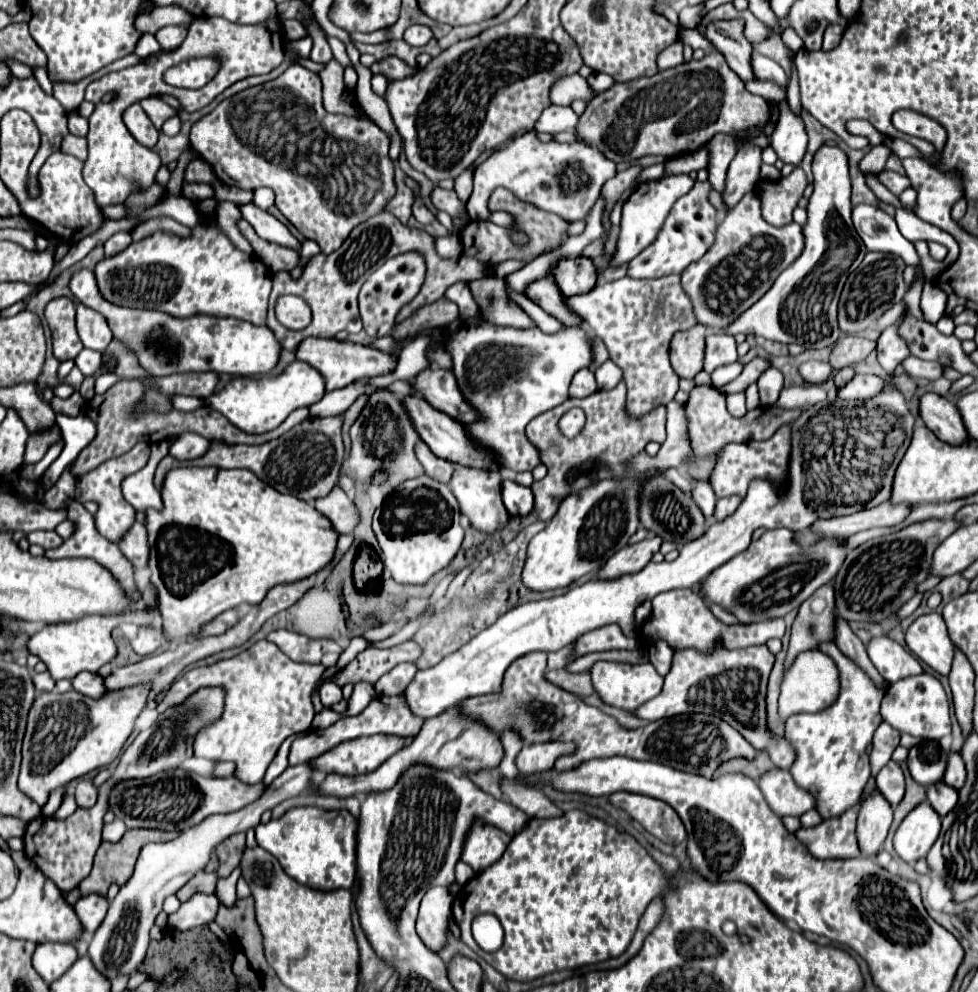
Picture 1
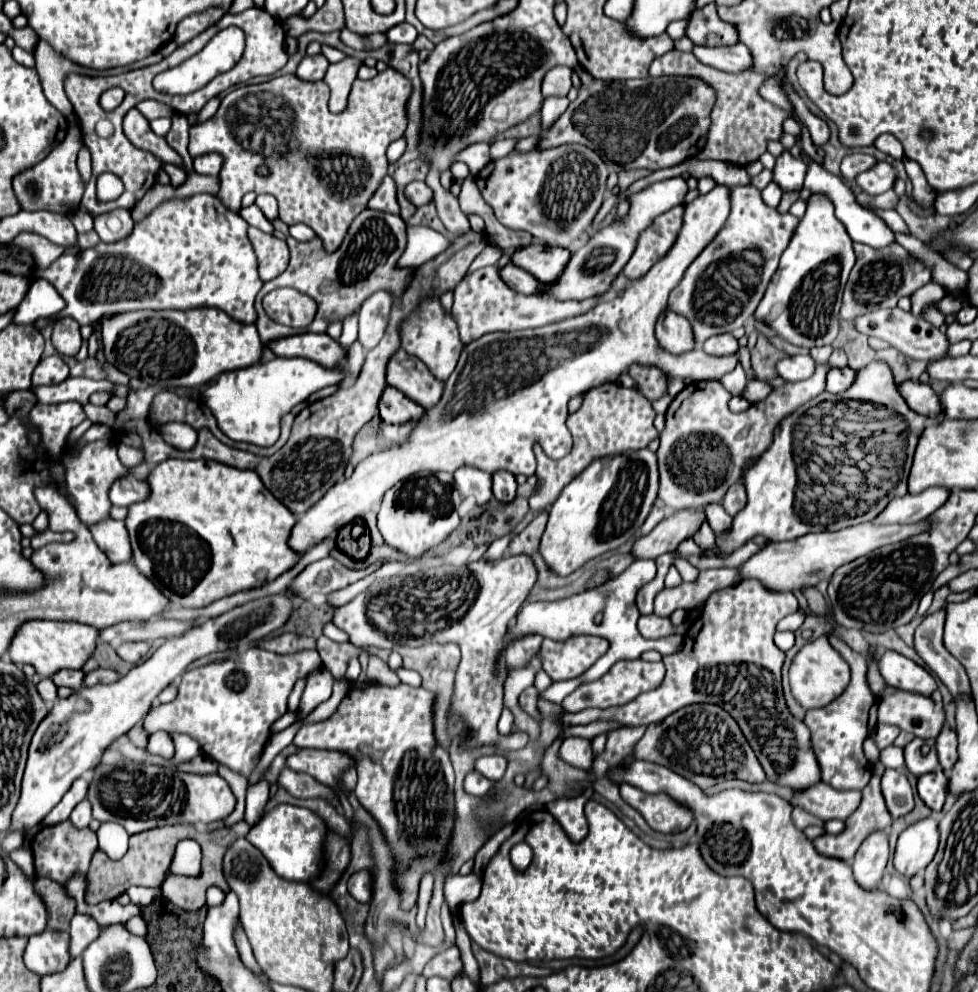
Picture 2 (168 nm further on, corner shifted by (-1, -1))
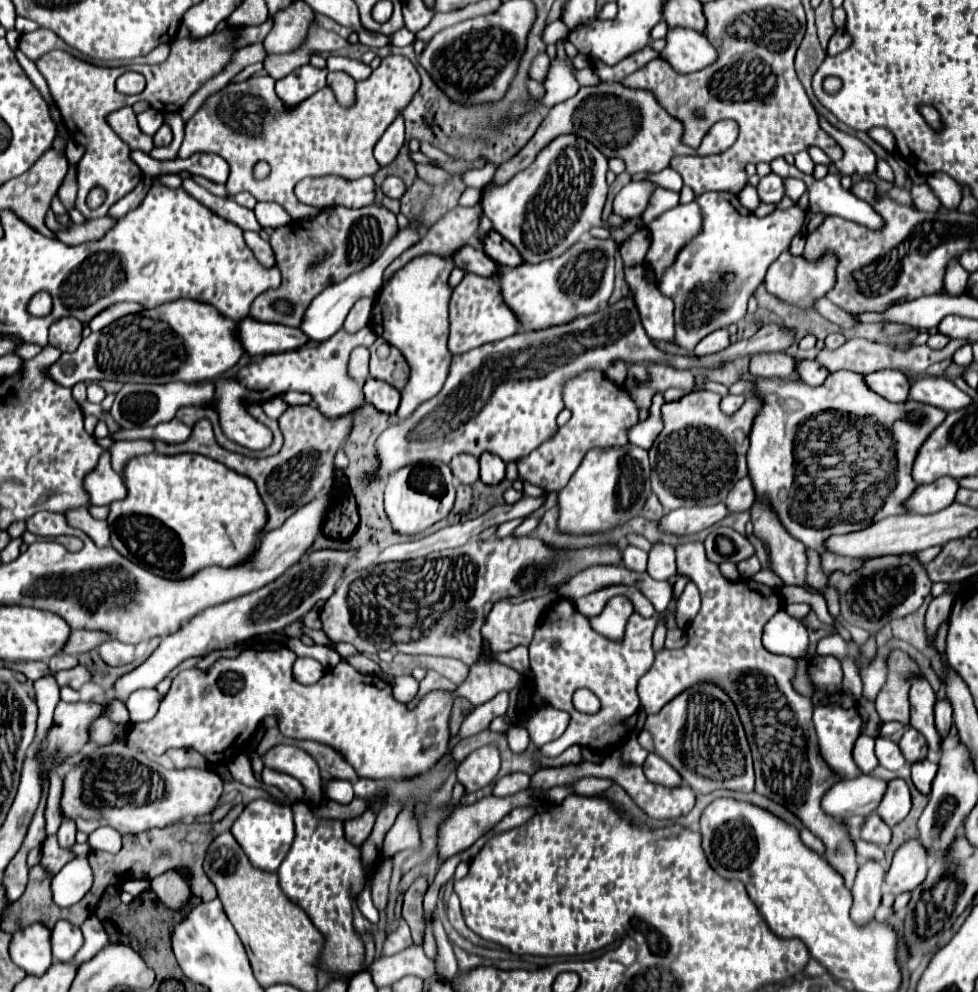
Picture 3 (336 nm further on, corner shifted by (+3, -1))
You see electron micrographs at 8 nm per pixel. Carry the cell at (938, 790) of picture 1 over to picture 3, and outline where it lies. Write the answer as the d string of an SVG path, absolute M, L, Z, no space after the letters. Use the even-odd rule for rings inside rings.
M928 759L912 765L912 781L922 795L930 795L930 787L932 787L932 779L934 779L936 771L938 771L938 765Z

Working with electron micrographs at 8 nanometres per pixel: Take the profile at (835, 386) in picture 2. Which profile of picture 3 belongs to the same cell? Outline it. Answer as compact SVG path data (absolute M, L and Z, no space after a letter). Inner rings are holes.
M796 361L796 371L800 371L802 381L810 387L818 387L826 381L830 371L826 367L820 367L816 361Z

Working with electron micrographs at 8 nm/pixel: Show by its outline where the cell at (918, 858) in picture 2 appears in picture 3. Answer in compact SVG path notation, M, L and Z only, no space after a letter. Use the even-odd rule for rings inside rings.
M920 839L904 841L892 859L892 865L886 873L886 883L892 895L900 895L902 891L916 889L928 871L928 851L922 847Z

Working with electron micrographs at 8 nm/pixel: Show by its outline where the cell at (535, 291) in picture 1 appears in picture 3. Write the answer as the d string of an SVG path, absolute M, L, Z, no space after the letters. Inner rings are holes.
M466 245L462 251L458 251L458 257L454 257L454 263L464 271L472 271L482 277L494 277L498 275L498 269L500 269L500 265L492 261L482 249L474 249L472 245Z

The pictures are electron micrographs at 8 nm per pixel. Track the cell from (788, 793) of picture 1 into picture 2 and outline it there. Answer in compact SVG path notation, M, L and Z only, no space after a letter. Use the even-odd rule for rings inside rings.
M822 781L806 791L796 793L794 797L794 805L800 805L808 813L824 821L830 819L846 821L852 815L852 811L858 809L860 801L862 801L862 791L838 791Z

